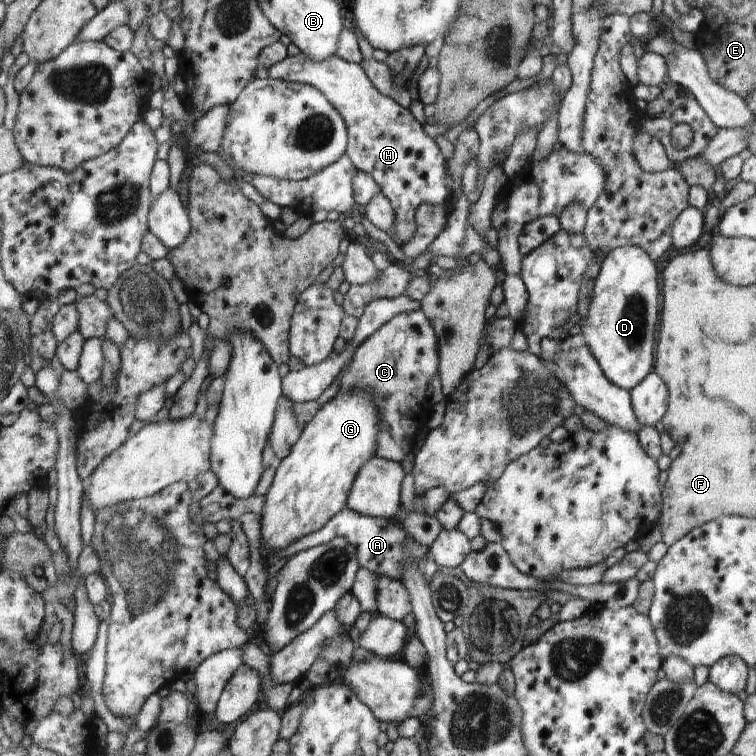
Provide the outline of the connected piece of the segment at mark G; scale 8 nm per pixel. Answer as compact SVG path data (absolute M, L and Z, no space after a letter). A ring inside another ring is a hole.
M356 390L352 394L340 392L319 408L315 417L303 428L290 454L278 464L271 488L264 496L266 502L259 517L260 542L264 556L268 560L268 567L281 558L280 550L320 530L334 515L344 510L358 470L370 458L377 456L378 432L380 432L380 414L368 390Z

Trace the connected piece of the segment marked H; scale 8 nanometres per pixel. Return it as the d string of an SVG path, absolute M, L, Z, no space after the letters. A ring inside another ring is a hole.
M306 54L287 56L268 69L274 80L294 81L321 89L342 115L348 140L345 154L357 170L367 172L380 186L394 210L394 228L386 234L398 246L410 242L416 234L416 209L423 202L448 208L446 188L446 158L436 142L424 134L422 124L408 108L399 105L392 97L381 93L366 76L358 63L330 56L326 60L310 60Z

